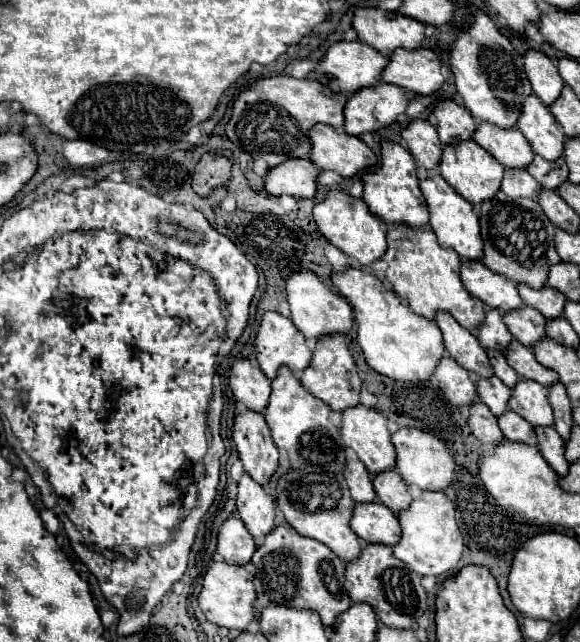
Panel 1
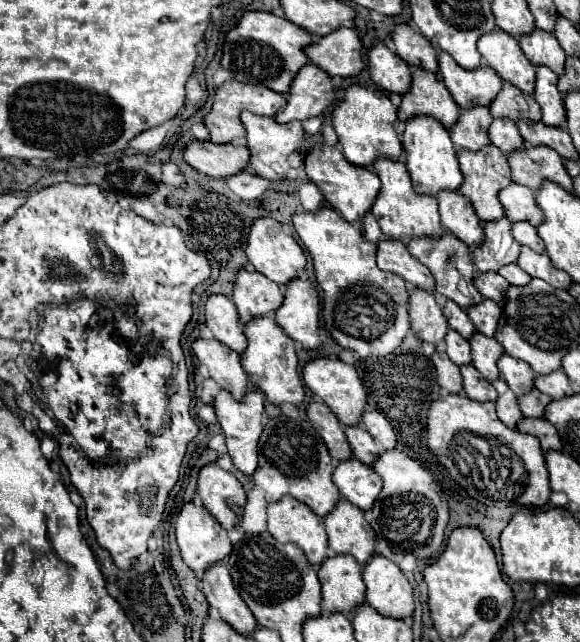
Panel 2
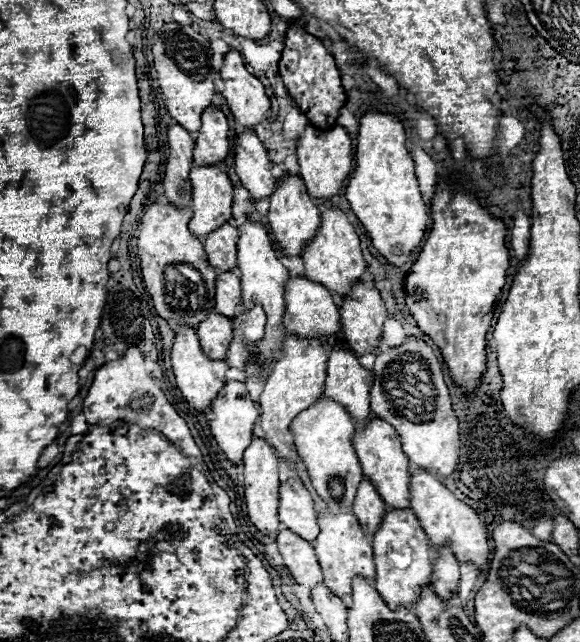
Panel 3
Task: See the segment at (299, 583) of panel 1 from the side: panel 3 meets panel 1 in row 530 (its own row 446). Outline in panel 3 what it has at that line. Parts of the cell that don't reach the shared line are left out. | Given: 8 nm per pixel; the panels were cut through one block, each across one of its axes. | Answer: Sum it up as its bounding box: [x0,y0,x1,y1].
[260,334,328,466]

